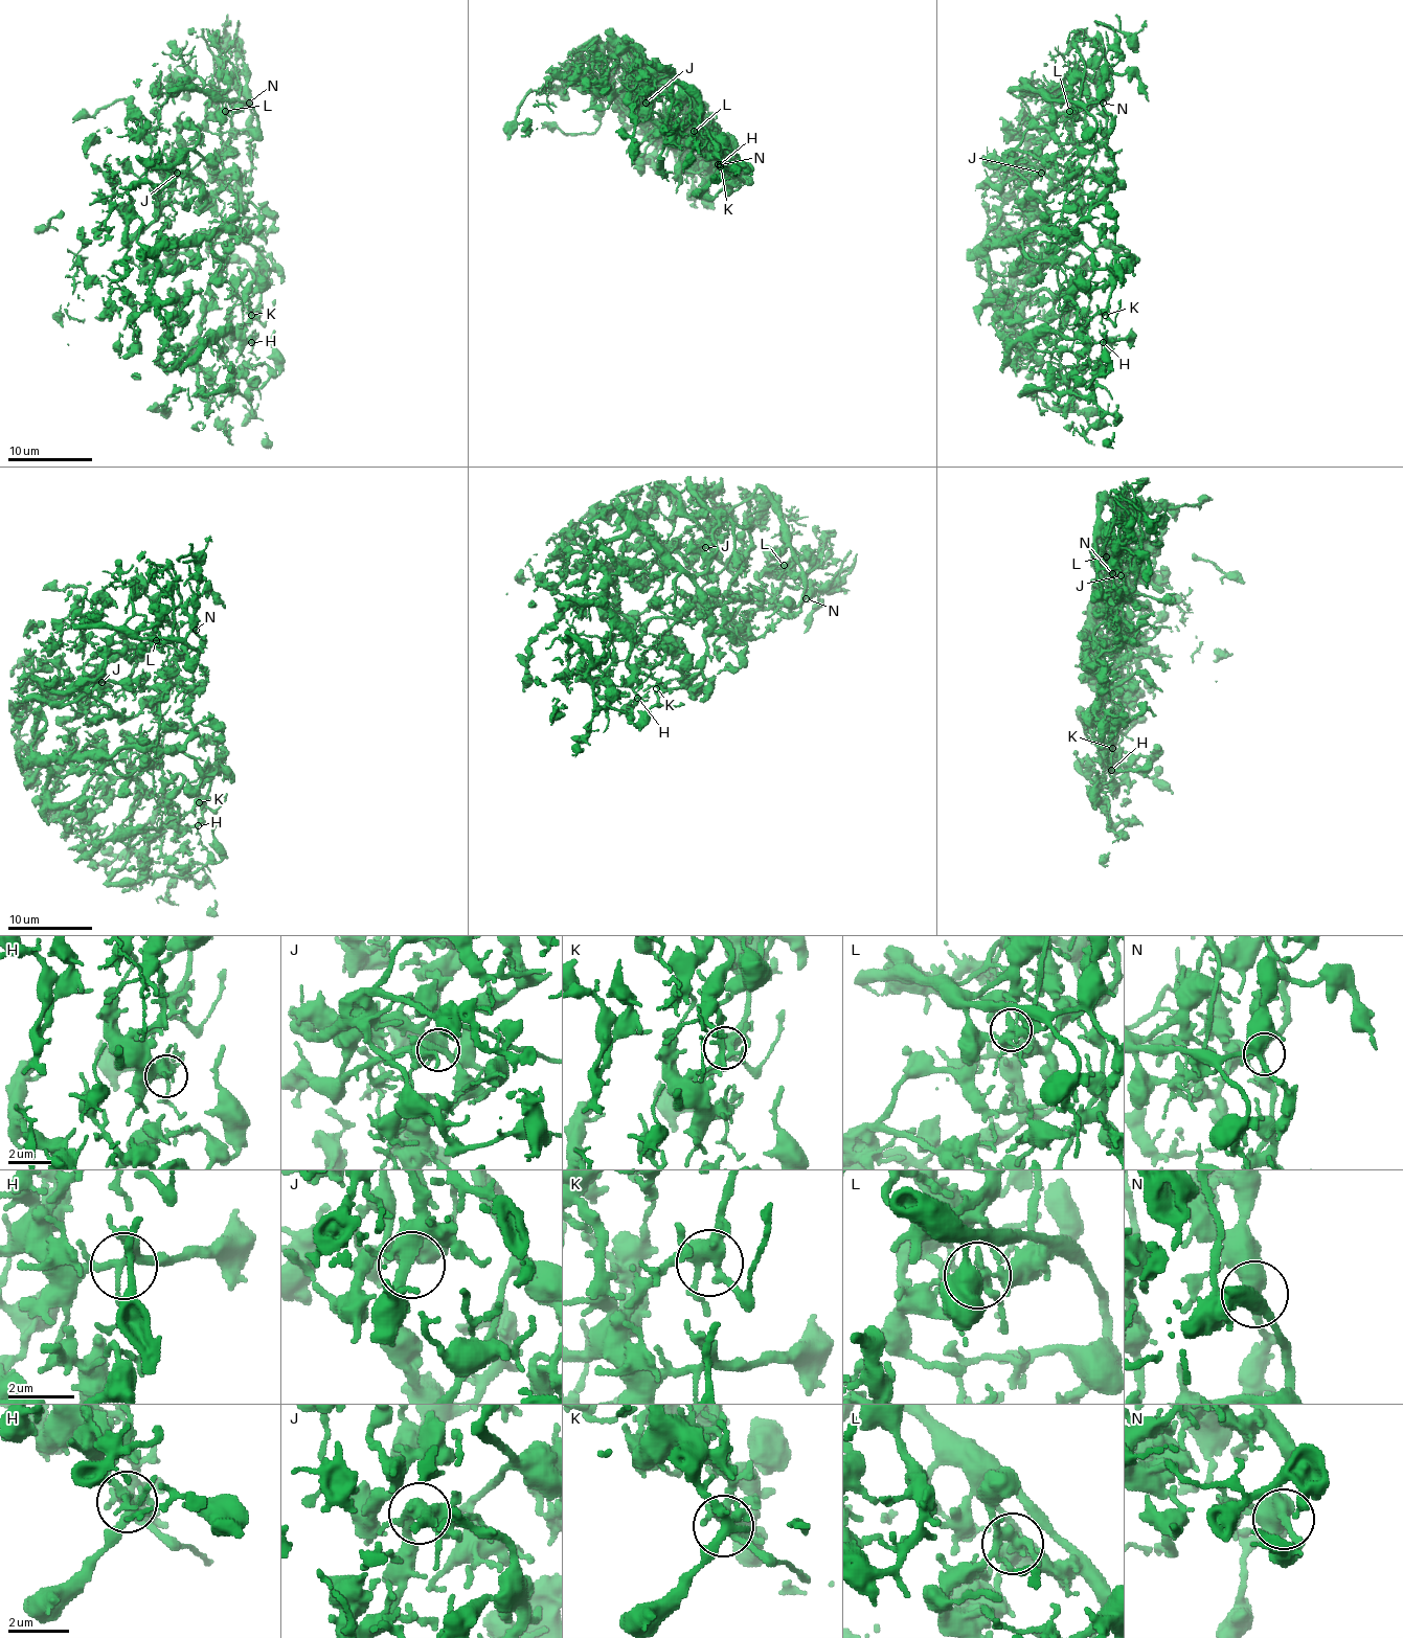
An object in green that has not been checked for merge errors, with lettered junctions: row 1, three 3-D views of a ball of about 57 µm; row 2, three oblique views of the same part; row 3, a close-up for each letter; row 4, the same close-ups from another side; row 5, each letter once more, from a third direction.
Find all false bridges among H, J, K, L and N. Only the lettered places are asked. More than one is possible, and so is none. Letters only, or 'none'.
L

